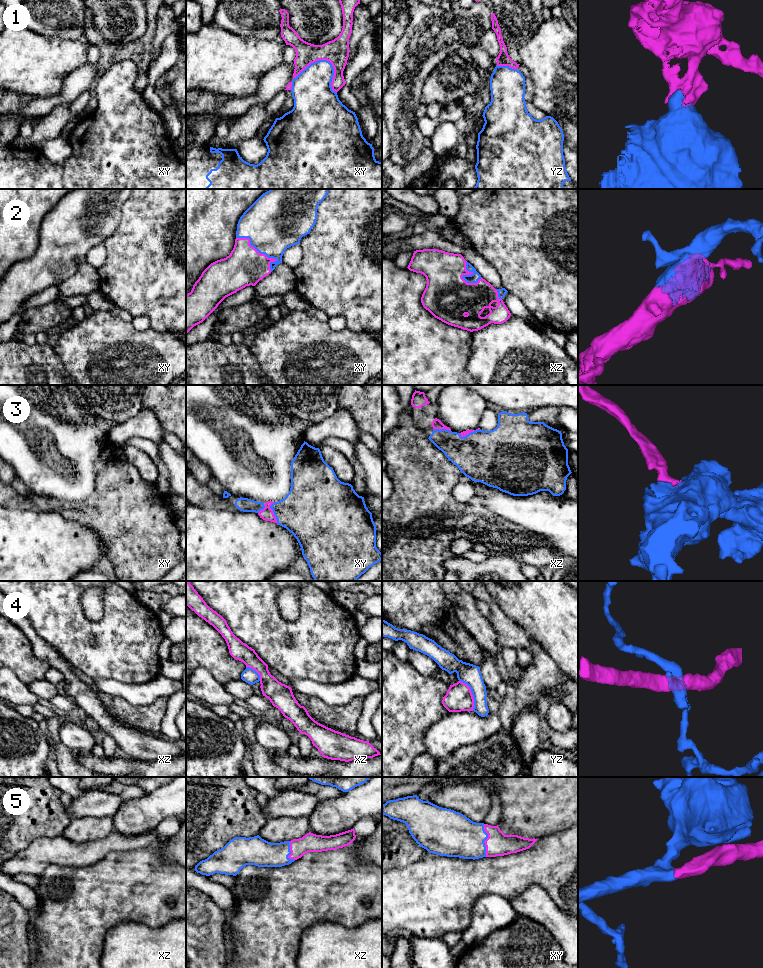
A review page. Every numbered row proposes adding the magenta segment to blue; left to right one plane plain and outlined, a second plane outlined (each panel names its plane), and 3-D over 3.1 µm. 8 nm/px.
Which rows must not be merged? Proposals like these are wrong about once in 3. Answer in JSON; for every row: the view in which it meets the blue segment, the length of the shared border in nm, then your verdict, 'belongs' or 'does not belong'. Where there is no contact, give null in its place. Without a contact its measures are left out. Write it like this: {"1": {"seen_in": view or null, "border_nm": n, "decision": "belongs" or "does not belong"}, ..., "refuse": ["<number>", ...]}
{"1": {"seen_in": "xy", "border_nm": 360, "decision": "does not belong"}, "2": {"seen_in": "xy", "border_nm": 400, "decision": "belongs"}, "3": {"seen_in": "xy", "border_nm": 170, "decision": "belongs"}, "4": {"seen_in": "yz", "border_nm": 280, "decision": "does not belong"}, "5": {"seen_in": "xy", "border_nm": 260, "decision": "belongs"}, "refuse": ["1", "4"]}

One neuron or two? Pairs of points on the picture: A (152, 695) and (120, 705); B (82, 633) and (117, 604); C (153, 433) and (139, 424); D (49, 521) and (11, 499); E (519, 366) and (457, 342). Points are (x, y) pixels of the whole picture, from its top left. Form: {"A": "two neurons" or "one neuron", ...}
{"A": "two neurons", "B": "one neuron", "C": "one neuron", "D": "two neurons", "E": "two neurons"}

